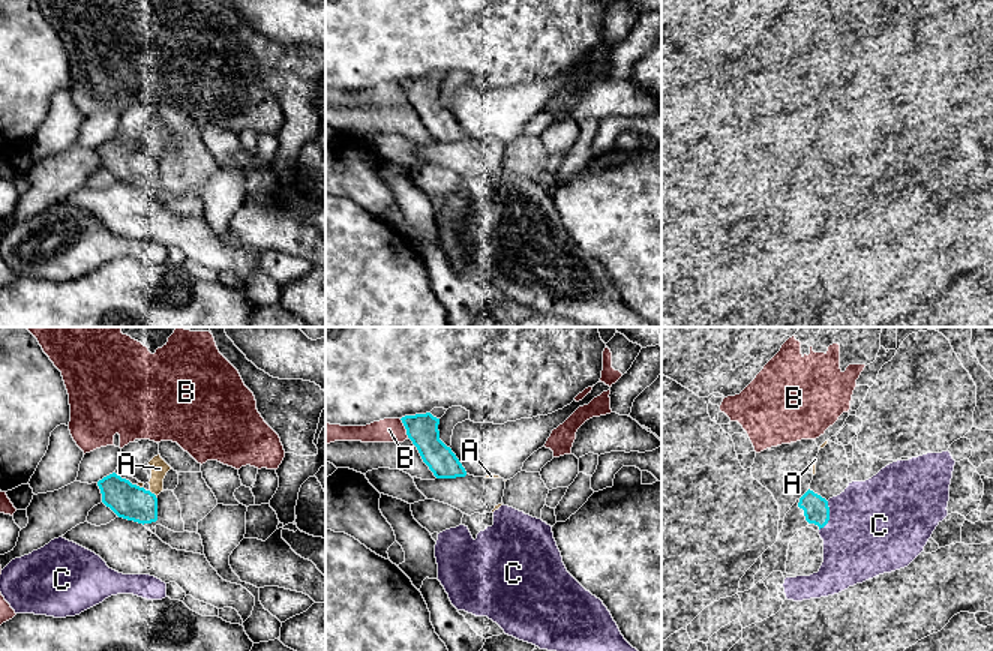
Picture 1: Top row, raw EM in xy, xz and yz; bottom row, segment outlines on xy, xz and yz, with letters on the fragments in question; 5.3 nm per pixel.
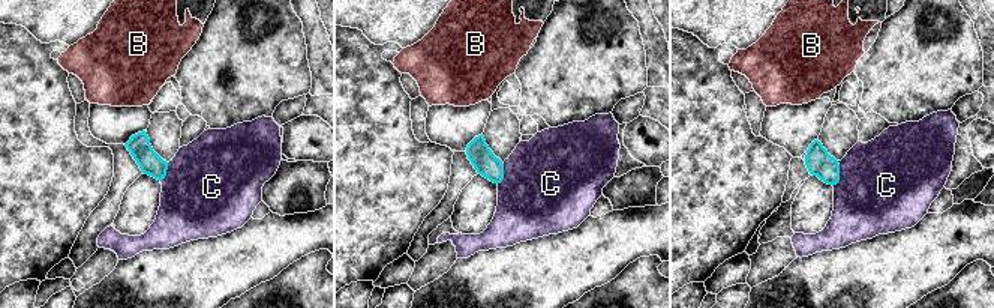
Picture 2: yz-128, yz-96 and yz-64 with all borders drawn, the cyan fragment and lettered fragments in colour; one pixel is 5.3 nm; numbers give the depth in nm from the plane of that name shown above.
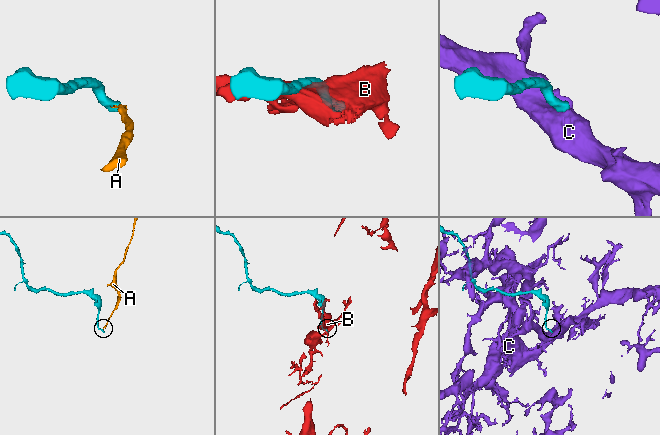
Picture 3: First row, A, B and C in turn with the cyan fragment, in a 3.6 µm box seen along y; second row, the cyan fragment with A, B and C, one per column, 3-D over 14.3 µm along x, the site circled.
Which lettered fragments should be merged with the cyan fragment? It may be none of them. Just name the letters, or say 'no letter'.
no letter

